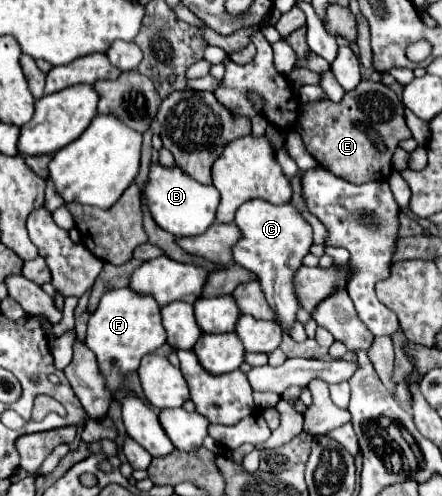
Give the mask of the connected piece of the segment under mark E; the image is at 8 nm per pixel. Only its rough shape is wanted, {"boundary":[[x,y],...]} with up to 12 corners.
{"boundary":[[362,81],[298,107],[308,152],[350,183],[384,181],[412,133],[400,97]]}

